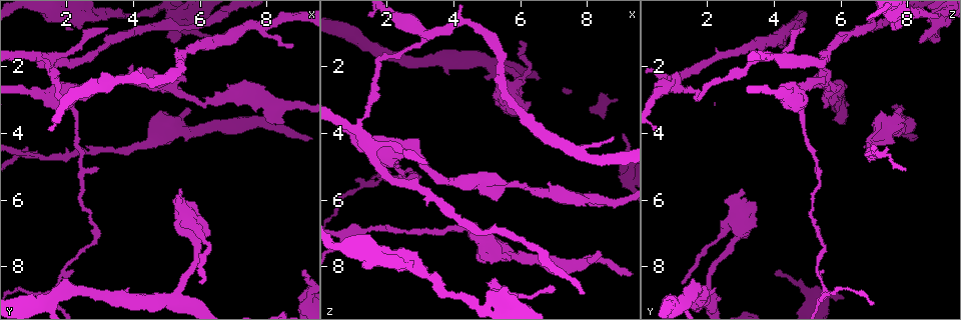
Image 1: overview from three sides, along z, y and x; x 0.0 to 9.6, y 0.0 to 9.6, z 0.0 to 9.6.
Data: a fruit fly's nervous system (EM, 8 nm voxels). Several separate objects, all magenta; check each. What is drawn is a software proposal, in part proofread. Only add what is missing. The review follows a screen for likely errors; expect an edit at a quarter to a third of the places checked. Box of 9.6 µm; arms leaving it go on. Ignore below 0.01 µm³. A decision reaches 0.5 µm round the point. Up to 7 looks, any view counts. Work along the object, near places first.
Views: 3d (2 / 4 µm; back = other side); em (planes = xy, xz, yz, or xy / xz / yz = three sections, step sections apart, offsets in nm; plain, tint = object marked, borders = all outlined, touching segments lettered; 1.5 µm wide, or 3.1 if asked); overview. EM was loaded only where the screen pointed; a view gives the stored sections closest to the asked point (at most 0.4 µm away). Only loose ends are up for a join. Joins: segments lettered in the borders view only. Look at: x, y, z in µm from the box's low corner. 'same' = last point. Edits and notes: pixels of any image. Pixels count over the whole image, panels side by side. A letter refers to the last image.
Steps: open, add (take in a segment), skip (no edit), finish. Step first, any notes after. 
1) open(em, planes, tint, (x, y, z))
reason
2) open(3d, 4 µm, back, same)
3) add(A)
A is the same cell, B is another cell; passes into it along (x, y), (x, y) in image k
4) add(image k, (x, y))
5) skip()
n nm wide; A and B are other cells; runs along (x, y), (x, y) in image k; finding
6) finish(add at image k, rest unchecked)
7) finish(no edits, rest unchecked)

open(3d, 2 µm, (2.15, 0.90, 7.50))
an open end

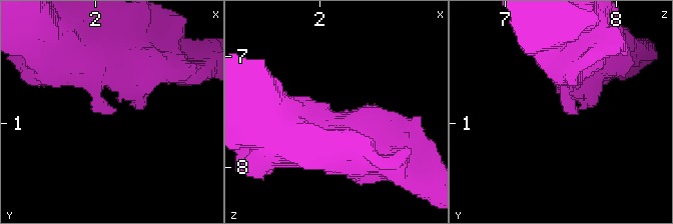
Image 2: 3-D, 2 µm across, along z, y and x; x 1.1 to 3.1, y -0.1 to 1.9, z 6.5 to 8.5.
open(em, xy, step 4, tint, (2.10, 0.94, 7.54))

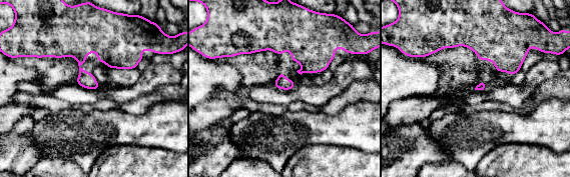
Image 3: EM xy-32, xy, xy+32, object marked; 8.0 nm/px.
open(em, planes, borders, same)
cut it another way

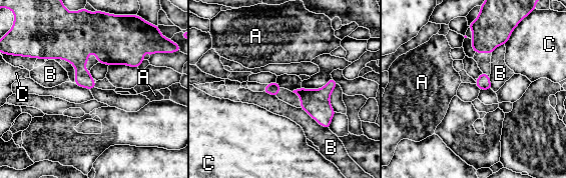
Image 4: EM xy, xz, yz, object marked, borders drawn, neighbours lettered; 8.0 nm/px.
skip()
A, B and C are other cells; runs along (44, 56), (63, 48), (140, 56) in image 4; no lettered segment goes on from it

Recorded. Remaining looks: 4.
open(3d, 4 µm, (3.30, 0.80, 4.85))

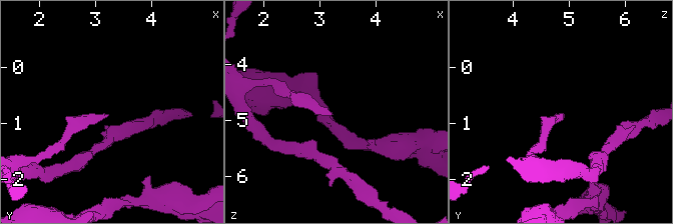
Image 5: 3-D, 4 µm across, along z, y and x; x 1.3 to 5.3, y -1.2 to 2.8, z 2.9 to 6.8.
open(em, planes, plain, (3.25, 0.80, 4.85))

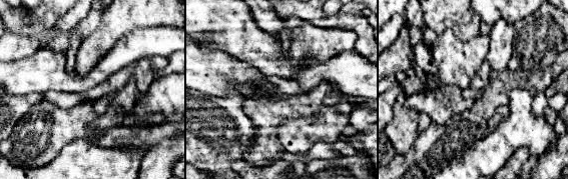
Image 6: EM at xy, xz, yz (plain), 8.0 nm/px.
open(em, planes, borders, same)

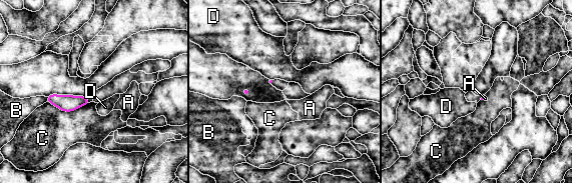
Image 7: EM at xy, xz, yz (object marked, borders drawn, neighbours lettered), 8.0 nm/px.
skip()
C touches over 360 nm; A, B, C and D are other cells; none of them fits

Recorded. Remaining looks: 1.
finish(no edits, rest unchecked)

